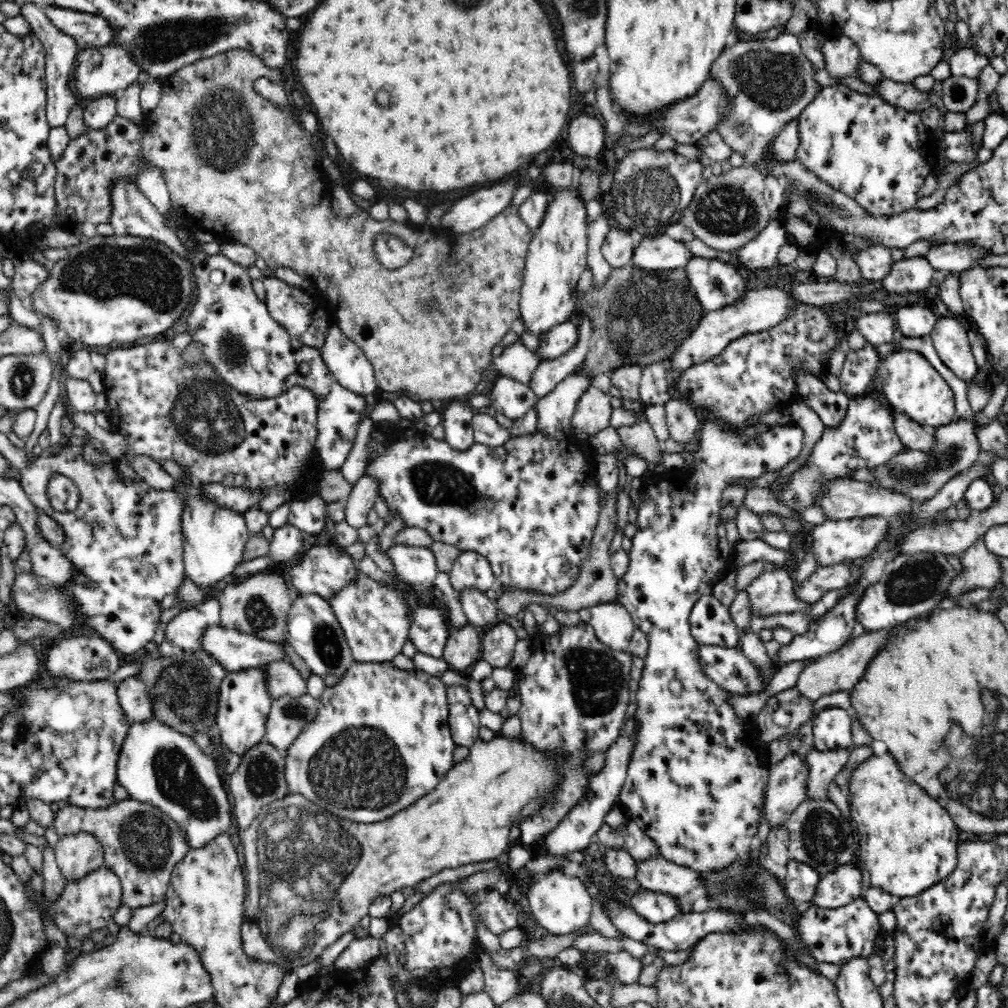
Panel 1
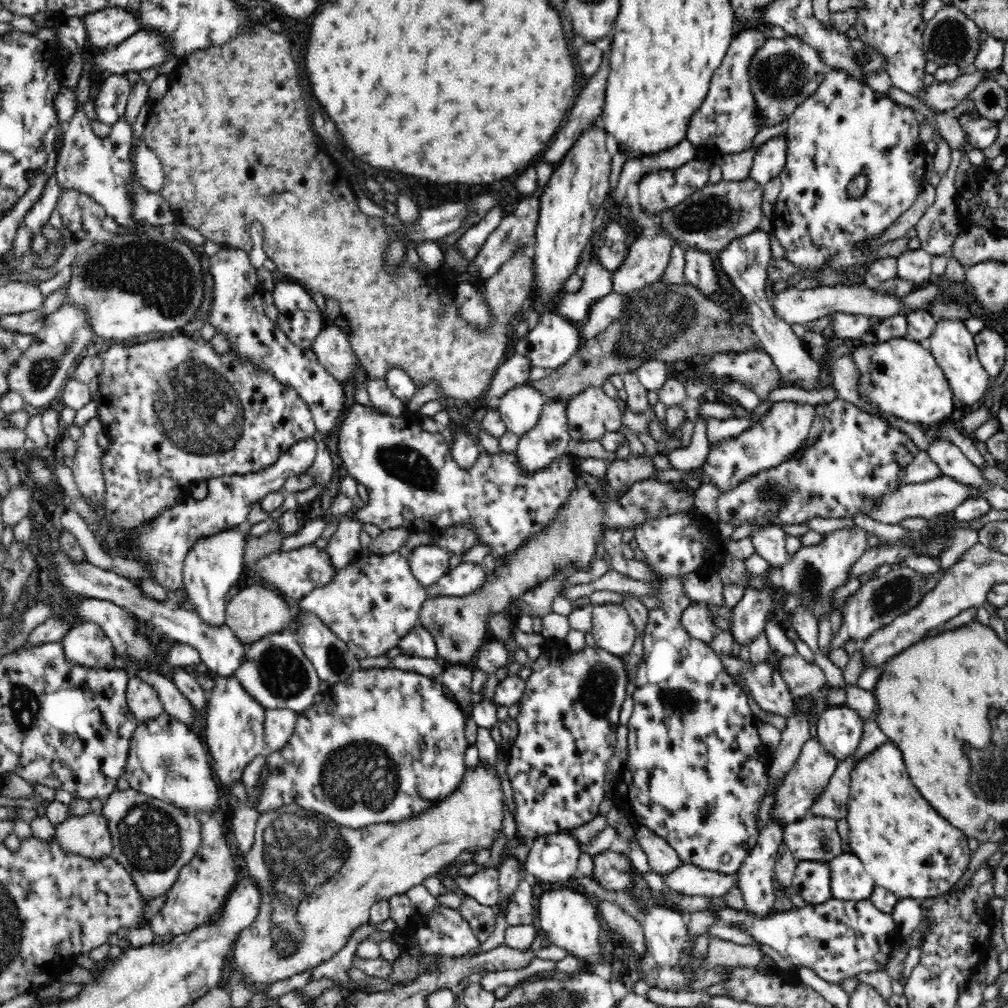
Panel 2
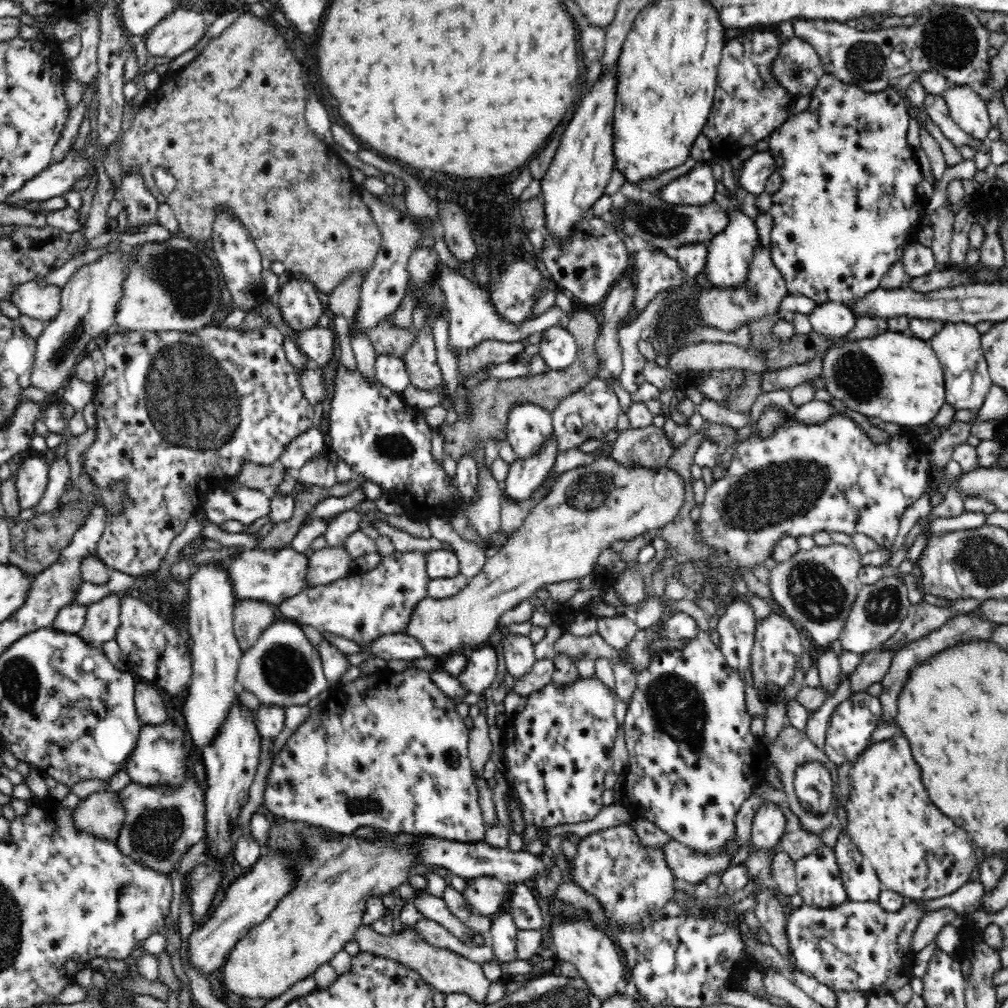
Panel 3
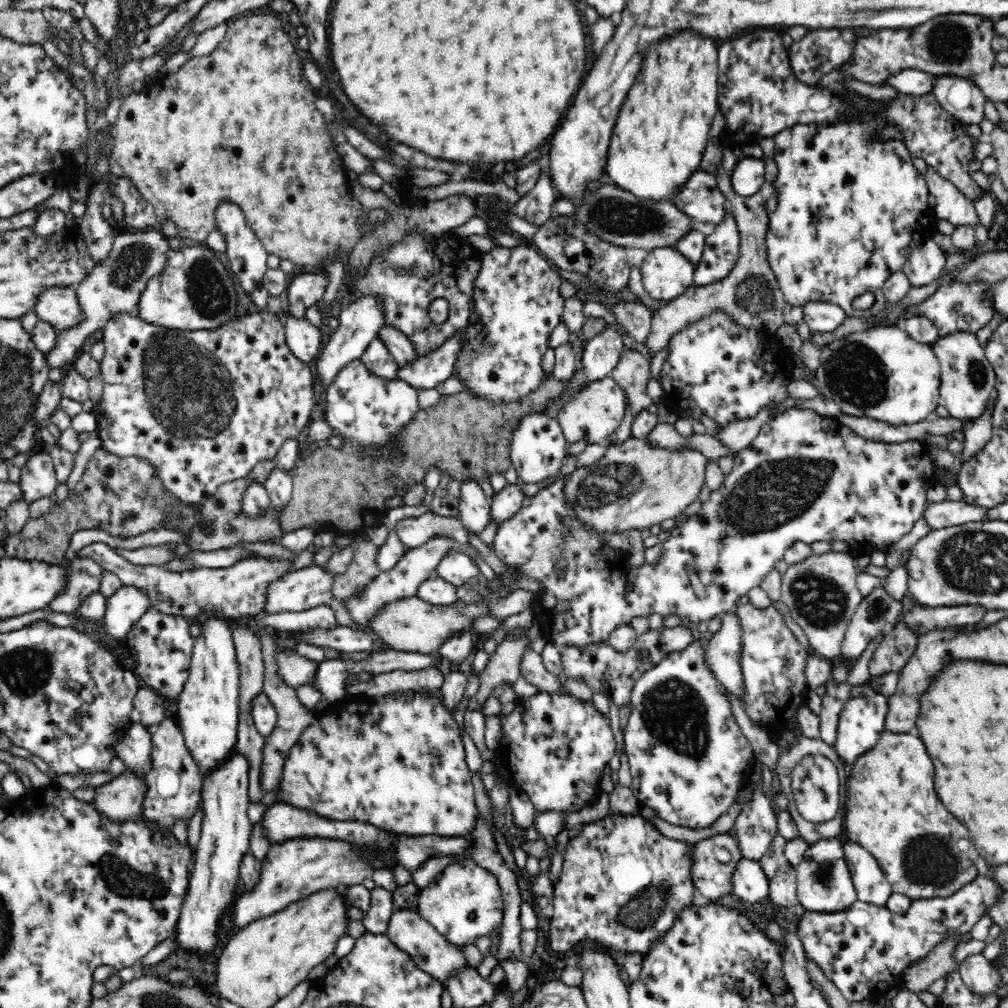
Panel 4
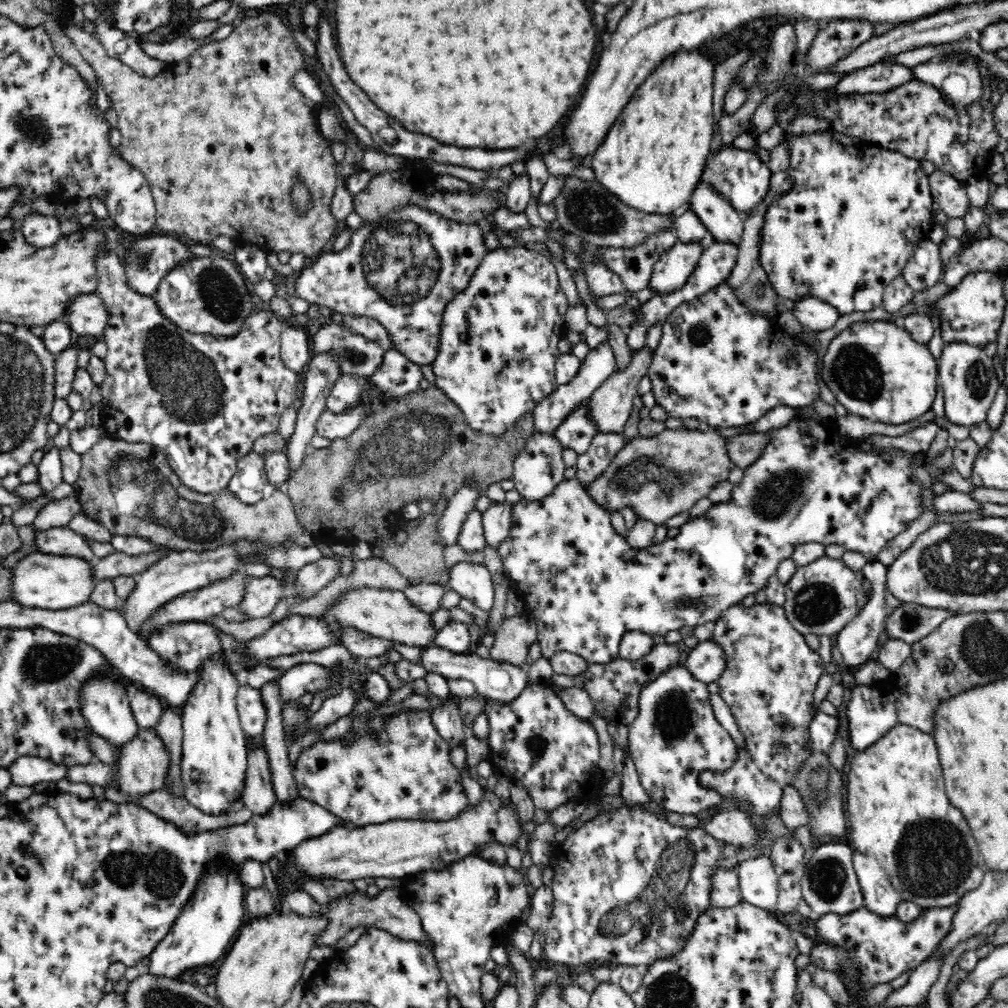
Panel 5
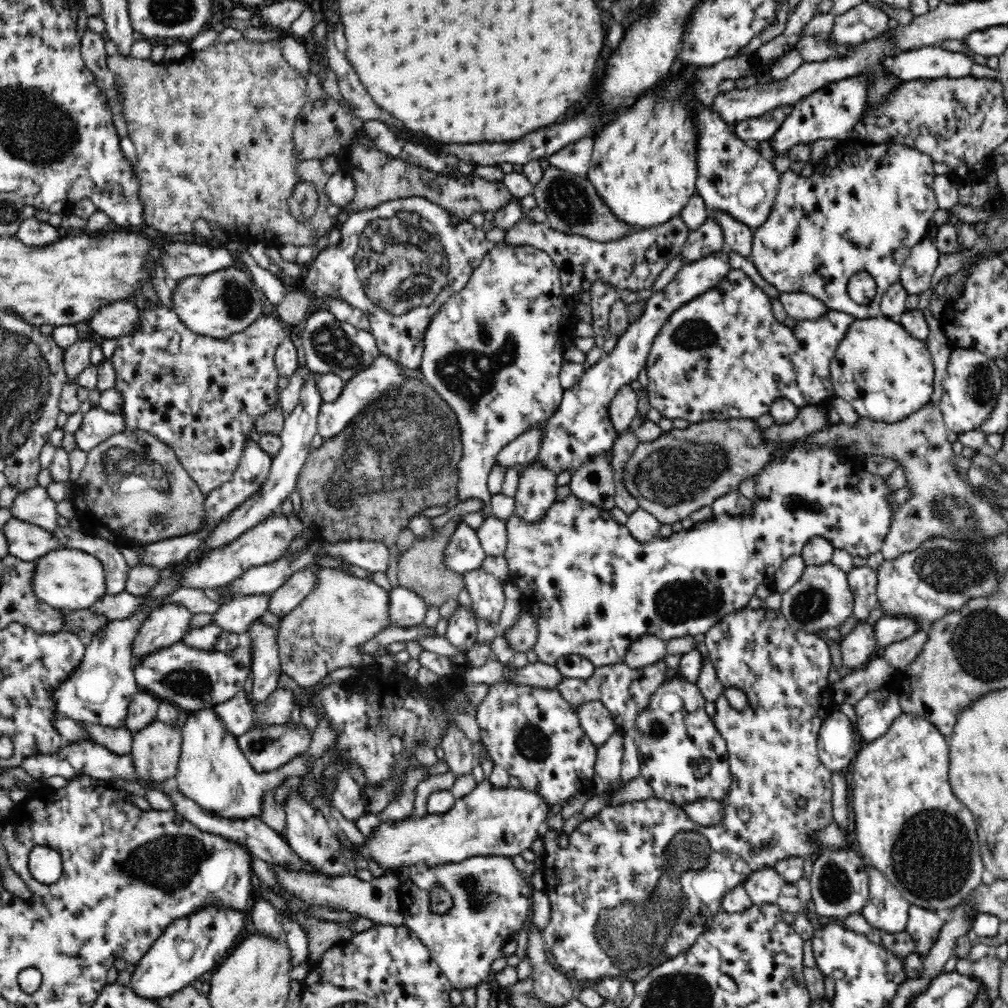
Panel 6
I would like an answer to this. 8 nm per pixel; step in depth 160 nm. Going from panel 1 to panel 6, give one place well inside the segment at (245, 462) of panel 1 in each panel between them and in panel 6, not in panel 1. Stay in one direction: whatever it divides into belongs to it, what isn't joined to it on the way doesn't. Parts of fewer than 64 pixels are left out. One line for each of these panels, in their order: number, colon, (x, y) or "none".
2: (175, 411)
3: (178, 414)
4: (205, 406)
5: (203, 400)
6: (202, 401)

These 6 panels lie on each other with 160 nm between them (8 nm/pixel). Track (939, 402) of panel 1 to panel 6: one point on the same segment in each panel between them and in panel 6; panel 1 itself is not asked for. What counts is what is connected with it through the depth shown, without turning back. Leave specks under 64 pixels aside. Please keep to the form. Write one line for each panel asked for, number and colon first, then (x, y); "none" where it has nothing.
2: (900, 376)
3: (895, 377)
4: (882, 373)
5: (876, 370)
6: (886, 374)

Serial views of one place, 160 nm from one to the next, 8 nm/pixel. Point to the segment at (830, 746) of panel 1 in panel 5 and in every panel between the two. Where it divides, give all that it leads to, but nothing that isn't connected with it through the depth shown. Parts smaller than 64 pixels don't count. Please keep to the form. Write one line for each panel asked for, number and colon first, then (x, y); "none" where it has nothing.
2: (840, 728)
3: (852, 725)
4: (862, 722)
5: (871, 713)

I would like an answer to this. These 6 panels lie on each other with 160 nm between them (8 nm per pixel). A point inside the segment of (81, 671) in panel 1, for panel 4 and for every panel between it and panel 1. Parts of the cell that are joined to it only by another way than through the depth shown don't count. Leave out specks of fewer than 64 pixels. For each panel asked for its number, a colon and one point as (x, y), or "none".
2: (86, 644)
3: (103, 619)
4: (125, 608)

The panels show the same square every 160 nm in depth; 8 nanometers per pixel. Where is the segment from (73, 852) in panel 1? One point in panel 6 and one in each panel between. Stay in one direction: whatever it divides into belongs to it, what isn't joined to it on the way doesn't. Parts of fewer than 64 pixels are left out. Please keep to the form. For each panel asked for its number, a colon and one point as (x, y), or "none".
2: (90, 835)
3: (103, 813)
4: (124, 796)
5: (143, 766)
6: (156, 749)

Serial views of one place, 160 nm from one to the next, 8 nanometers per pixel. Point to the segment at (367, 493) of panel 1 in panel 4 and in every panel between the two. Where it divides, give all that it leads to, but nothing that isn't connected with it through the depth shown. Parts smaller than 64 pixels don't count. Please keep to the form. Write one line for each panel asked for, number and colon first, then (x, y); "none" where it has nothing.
2: (344, 545)
3: (324, 566)
4: (297, 591)

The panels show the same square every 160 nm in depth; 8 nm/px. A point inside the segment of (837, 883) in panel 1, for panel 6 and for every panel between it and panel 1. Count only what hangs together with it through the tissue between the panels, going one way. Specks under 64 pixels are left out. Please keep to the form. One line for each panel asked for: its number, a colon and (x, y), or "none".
2: (850, 881)
3: (861, 881)
4: (871, 885)
5: (880, 897)
6: (887, 910)

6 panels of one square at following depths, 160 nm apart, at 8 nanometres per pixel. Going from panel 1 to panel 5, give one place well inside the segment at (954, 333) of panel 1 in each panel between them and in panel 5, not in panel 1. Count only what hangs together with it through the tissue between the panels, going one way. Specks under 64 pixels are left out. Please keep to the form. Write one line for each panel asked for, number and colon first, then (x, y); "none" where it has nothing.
2: (953, 346)
3: (967, 379)
4: (968, 380)
5: (968, 376)

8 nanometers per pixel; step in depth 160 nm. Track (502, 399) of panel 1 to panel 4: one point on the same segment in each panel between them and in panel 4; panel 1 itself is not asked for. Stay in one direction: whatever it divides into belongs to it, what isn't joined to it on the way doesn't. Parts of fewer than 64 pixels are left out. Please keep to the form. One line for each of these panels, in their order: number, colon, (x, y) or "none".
2: (520, 408)
3: (529, 426)
4: (538, 449)

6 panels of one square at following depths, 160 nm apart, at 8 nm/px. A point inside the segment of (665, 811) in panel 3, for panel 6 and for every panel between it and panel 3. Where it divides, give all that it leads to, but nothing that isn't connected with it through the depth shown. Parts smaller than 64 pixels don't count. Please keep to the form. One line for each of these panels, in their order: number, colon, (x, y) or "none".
4: (688, 758)
5: (675, 737)
6: (684, 759)

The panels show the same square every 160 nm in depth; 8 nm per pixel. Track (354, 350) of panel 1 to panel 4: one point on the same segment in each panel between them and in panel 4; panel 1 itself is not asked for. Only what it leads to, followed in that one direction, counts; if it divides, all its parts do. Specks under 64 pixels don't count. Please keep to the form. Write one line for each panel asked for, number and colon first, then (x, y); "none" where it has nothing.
2: (332, 348)
3: (315, 344)
4: (303, 340)

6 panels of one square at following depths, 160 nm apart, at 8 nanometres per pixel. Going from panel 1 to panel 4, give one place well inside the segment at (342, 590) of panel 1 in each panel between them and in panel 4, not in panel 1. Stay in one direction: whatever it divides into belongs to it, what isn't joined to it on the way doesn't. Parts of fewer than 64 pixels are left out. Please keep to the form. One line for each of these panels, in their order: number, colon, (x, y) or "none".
2: (371, 604)
3: (360, 607)
4: (418, 564)

